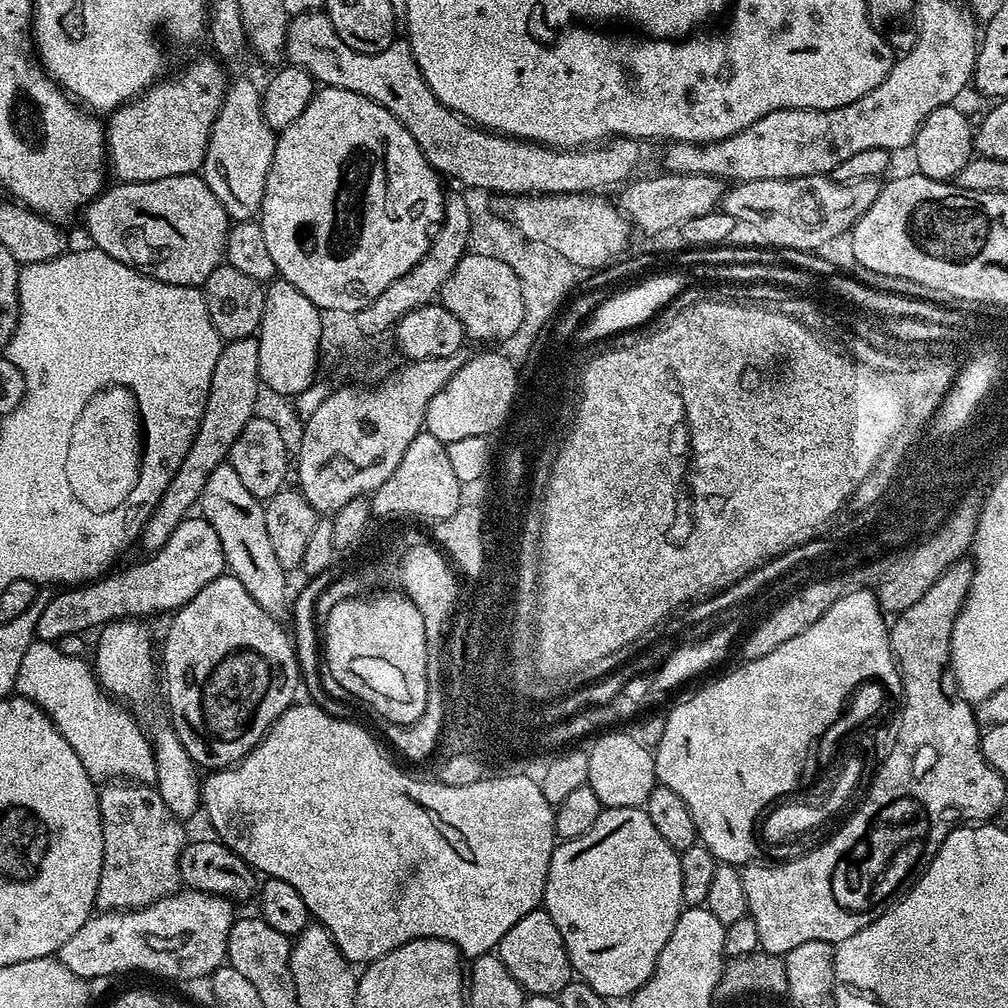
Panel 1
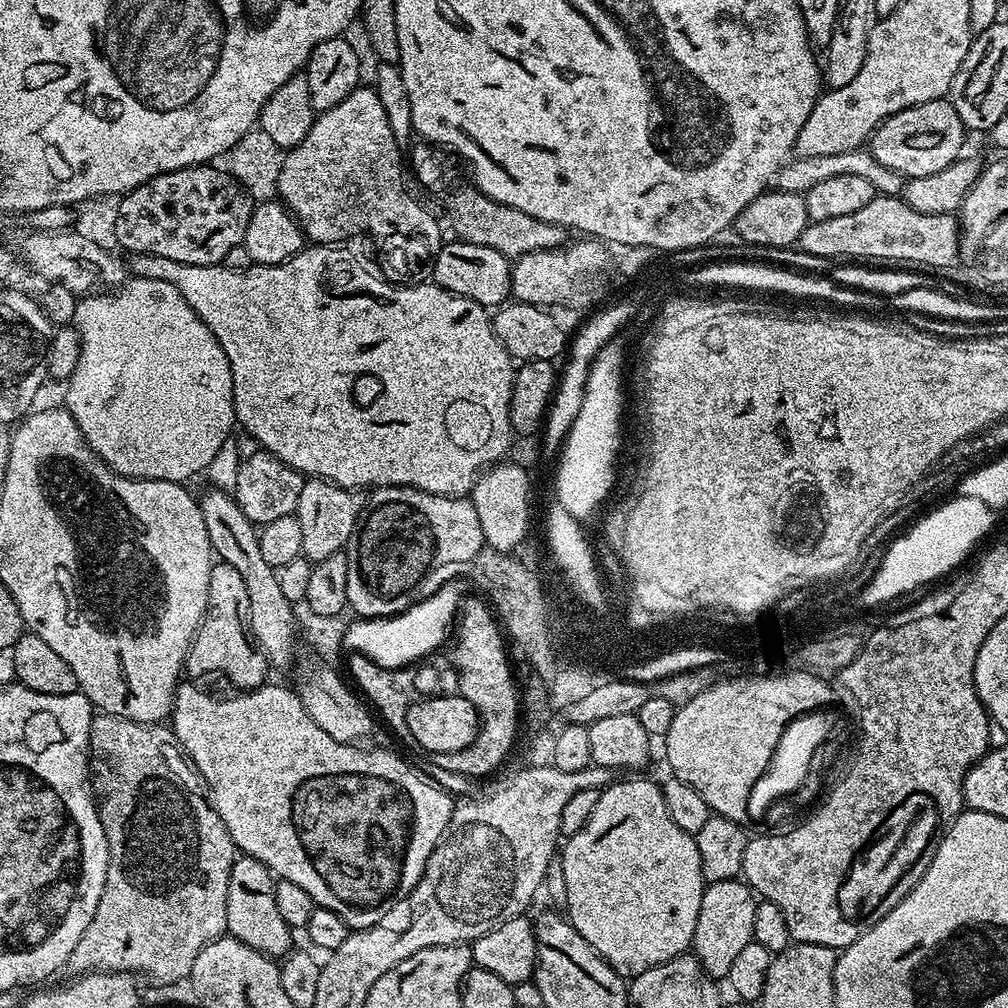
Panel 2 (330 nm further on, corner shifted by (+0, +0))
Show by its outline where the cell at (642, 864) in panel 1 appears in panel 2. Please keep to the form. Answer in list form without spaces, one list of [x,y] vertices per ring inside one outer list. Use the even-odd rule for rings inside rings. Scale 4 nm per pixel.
[[[620,780],[603,789],[598,798],[598,806],[594,806],[594,814],[590,814],[590,822],[578,830],[578,834],[567,837],[563,841],[562,851],[558,856],[558,868],[564,871],[564,896],[568,899],[566,915],[571,920],[574,930],[590,942],[590,946],[599,956],[609,964],[618,975],[631,978],[658,966],[667,960],[673,960],[675,956],[683,956],[692,947],[694,938],[694,926],[698,926],[698,910],[702,910],[702,894],[706,887],[706,881],[702,874],[702,858],[698,858],[698,846],[696,837],[686,834],[670,818],[670,810],[666,810],[666,802],[662,798],[662,790],[657,781],[652,780]]]

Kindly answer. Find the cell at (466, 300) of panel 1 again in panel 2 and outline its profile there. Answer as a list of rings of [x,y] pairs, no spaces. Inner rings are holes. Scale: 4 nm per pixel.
[[[444,242],[441,245],[440,252],[430,264],[431,279],[447,292],[470,298],[484,308],[495,310],[501,307],[512,296],[512,264],[509,257],[498,254],[498,250],[490,250],[490,246],[455,243]]]

